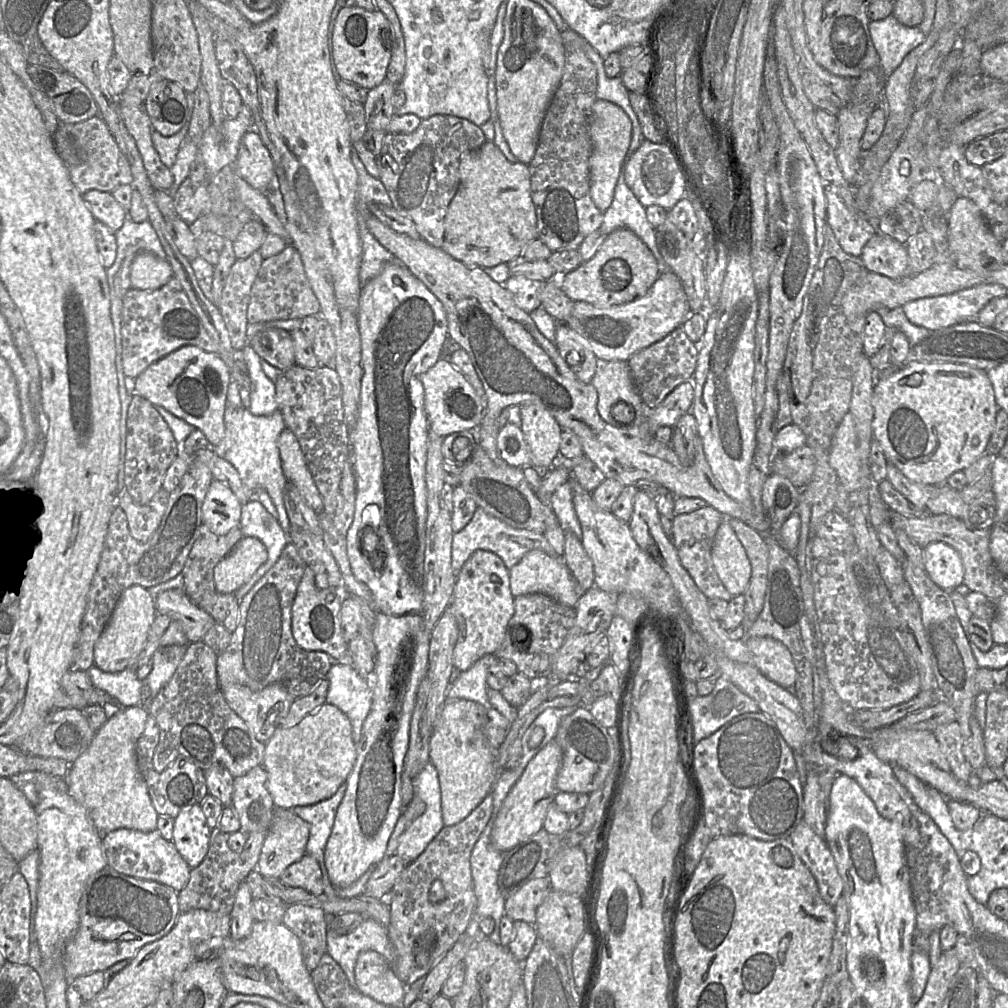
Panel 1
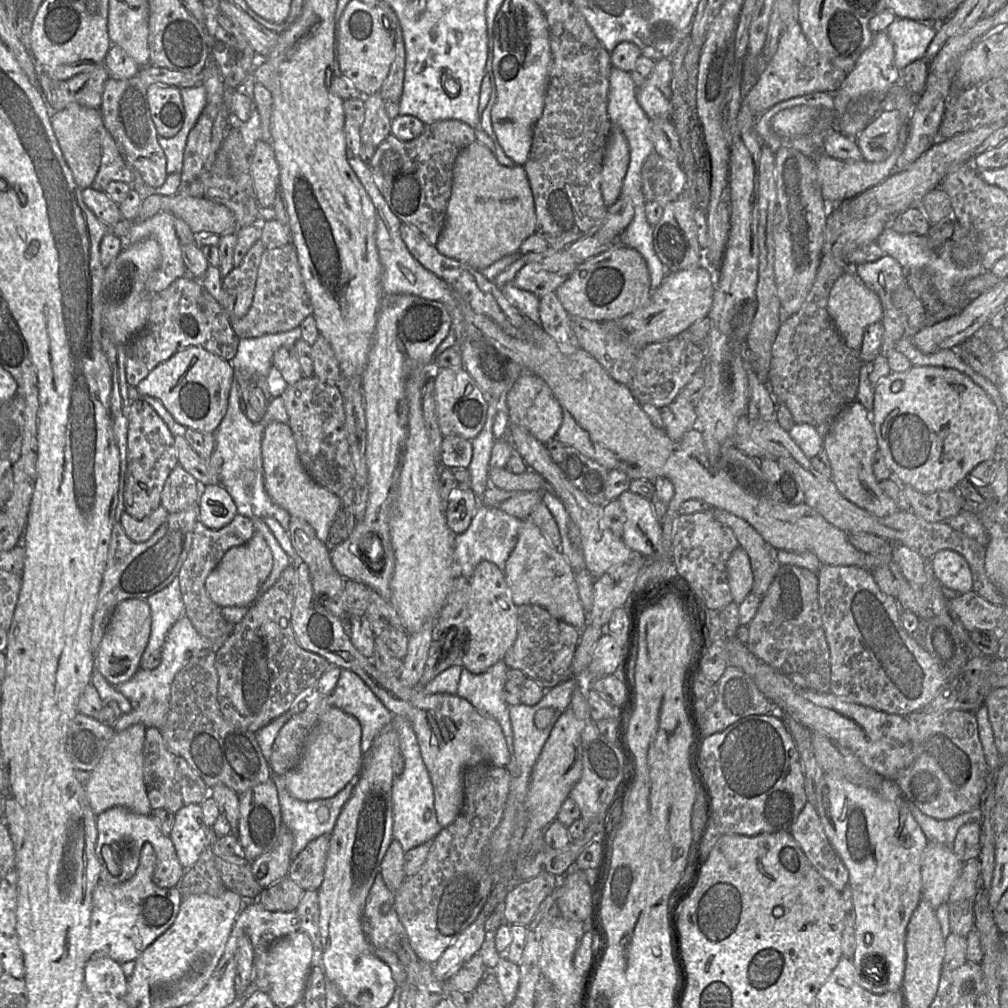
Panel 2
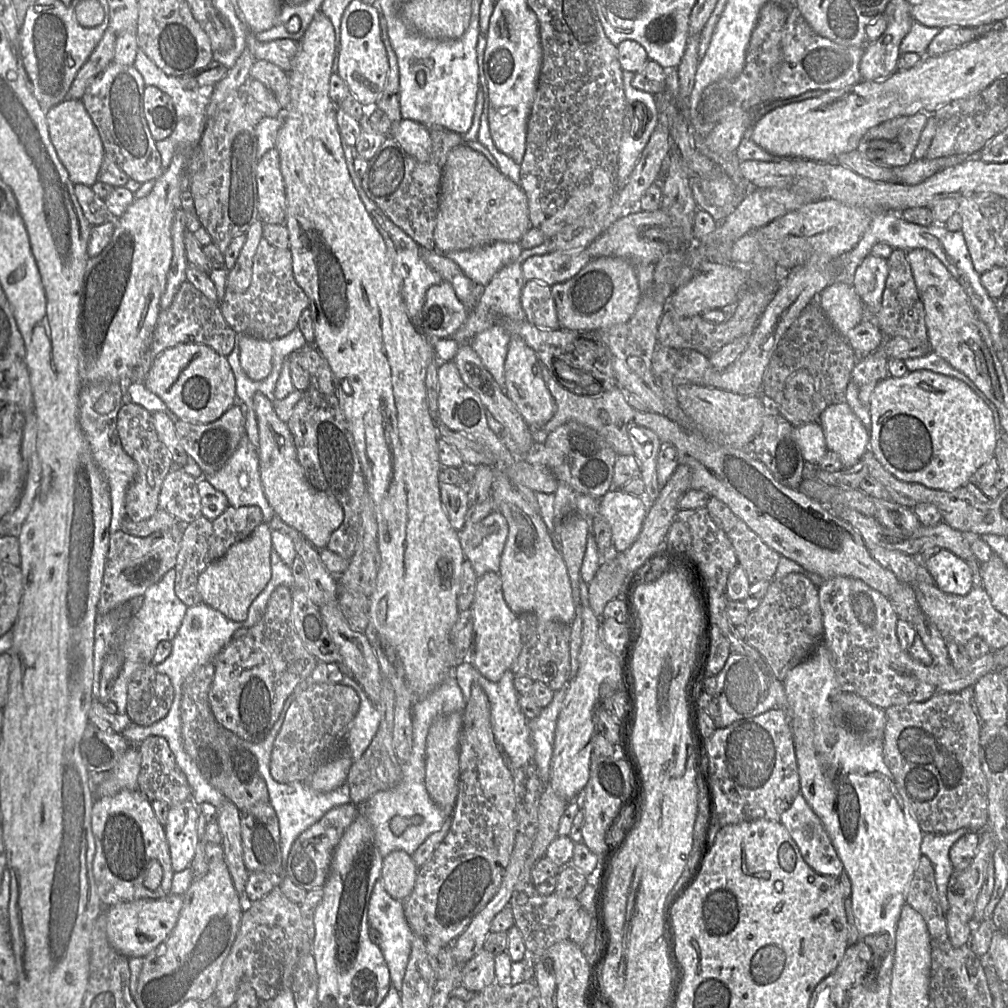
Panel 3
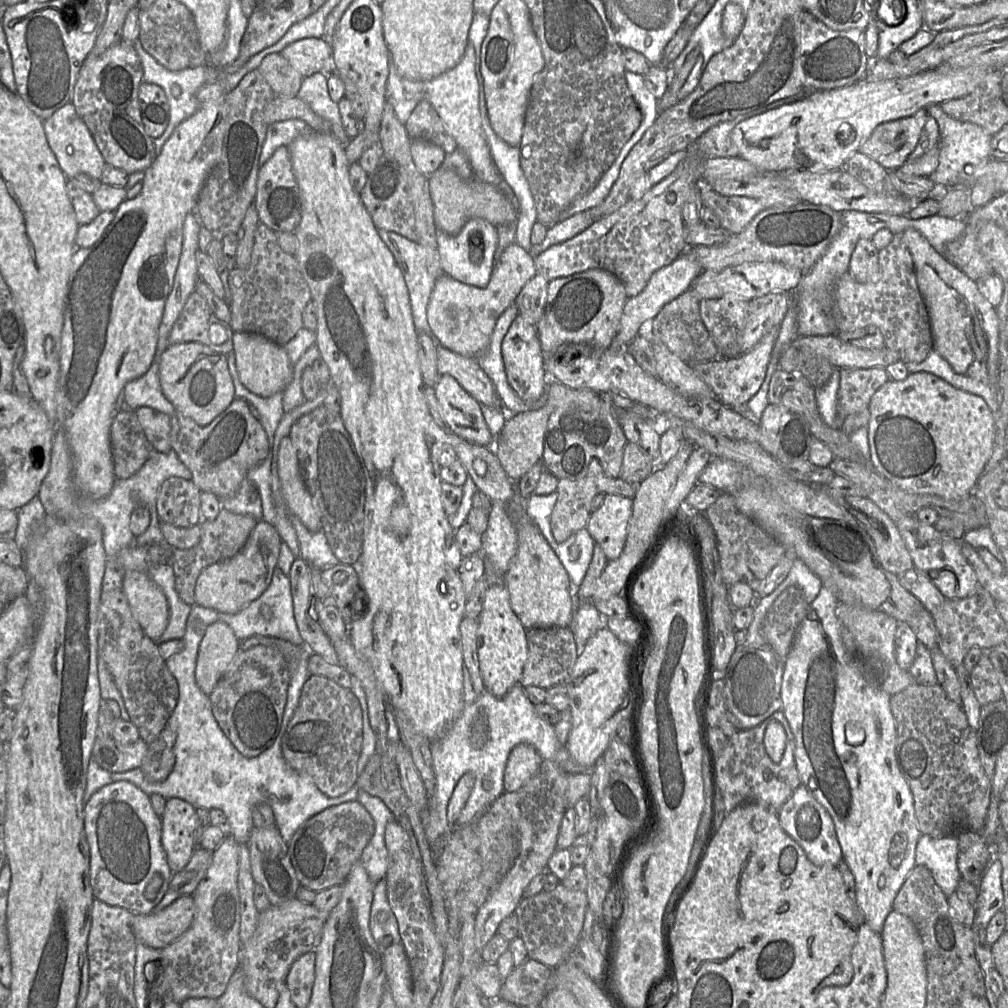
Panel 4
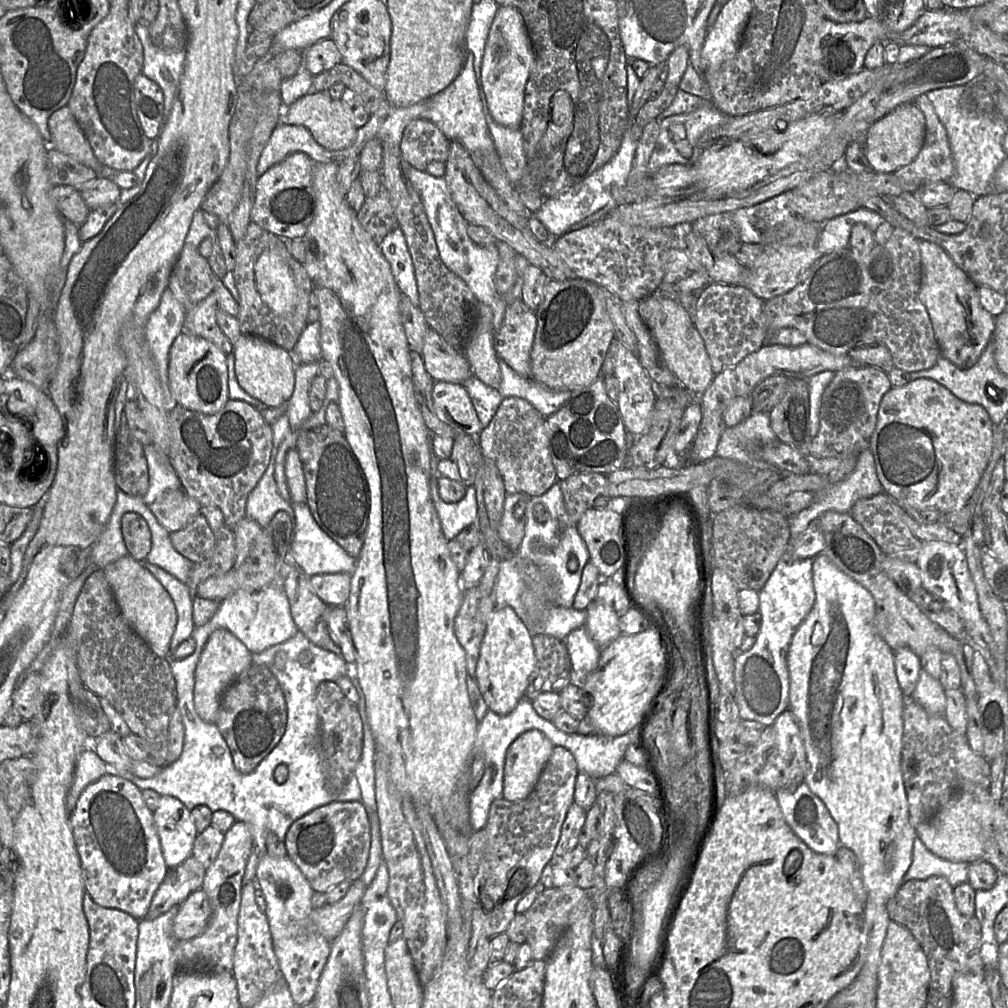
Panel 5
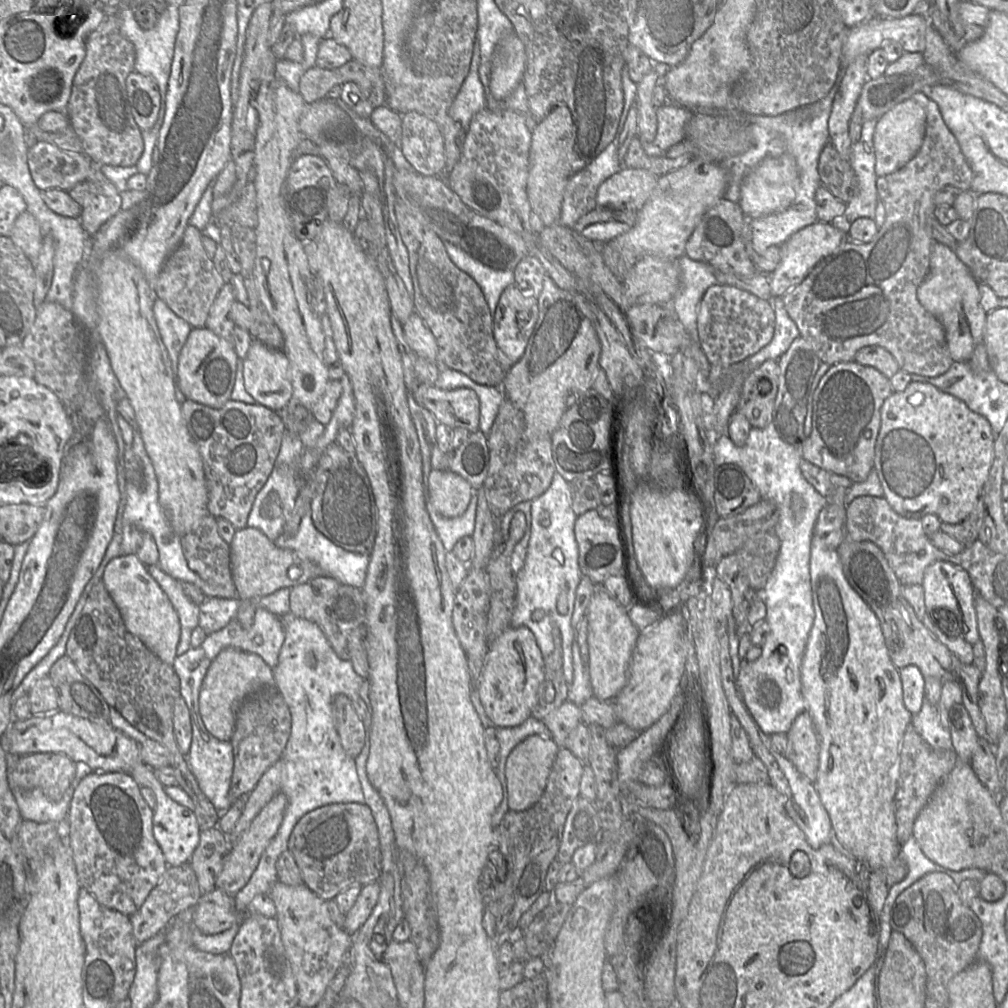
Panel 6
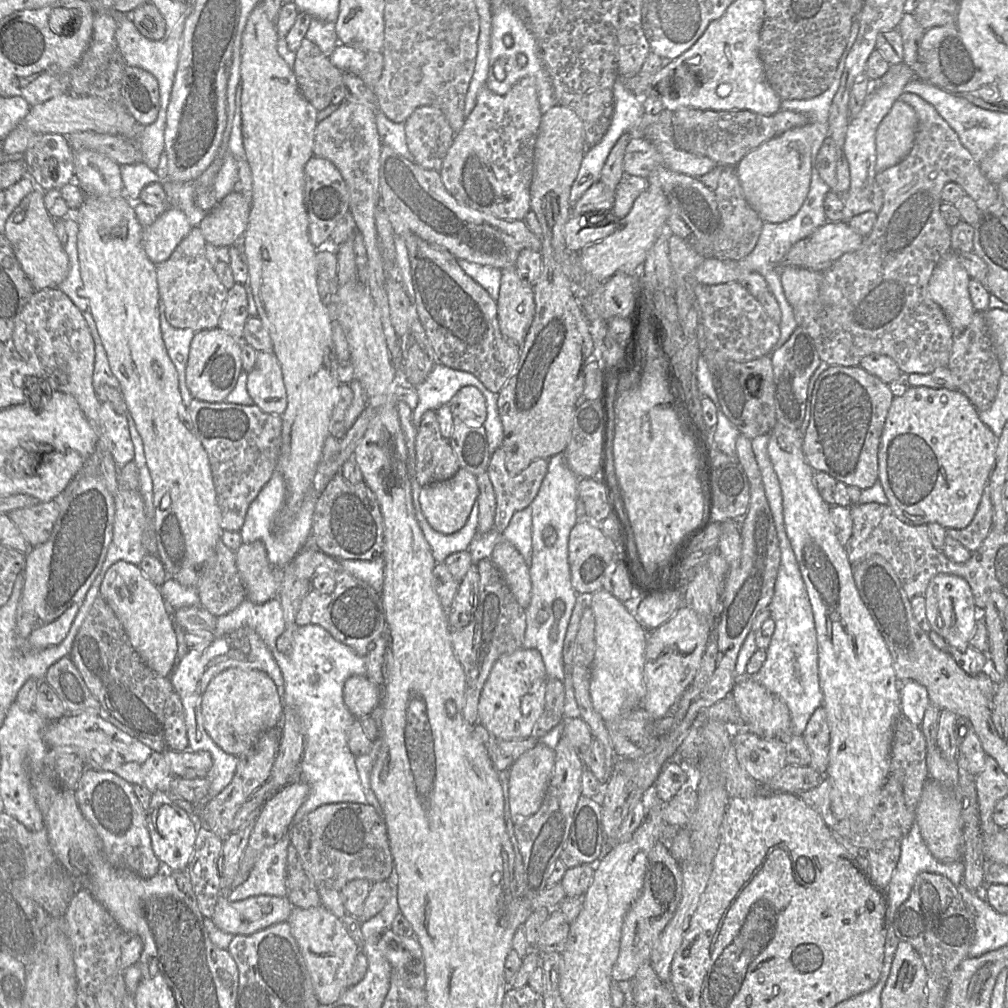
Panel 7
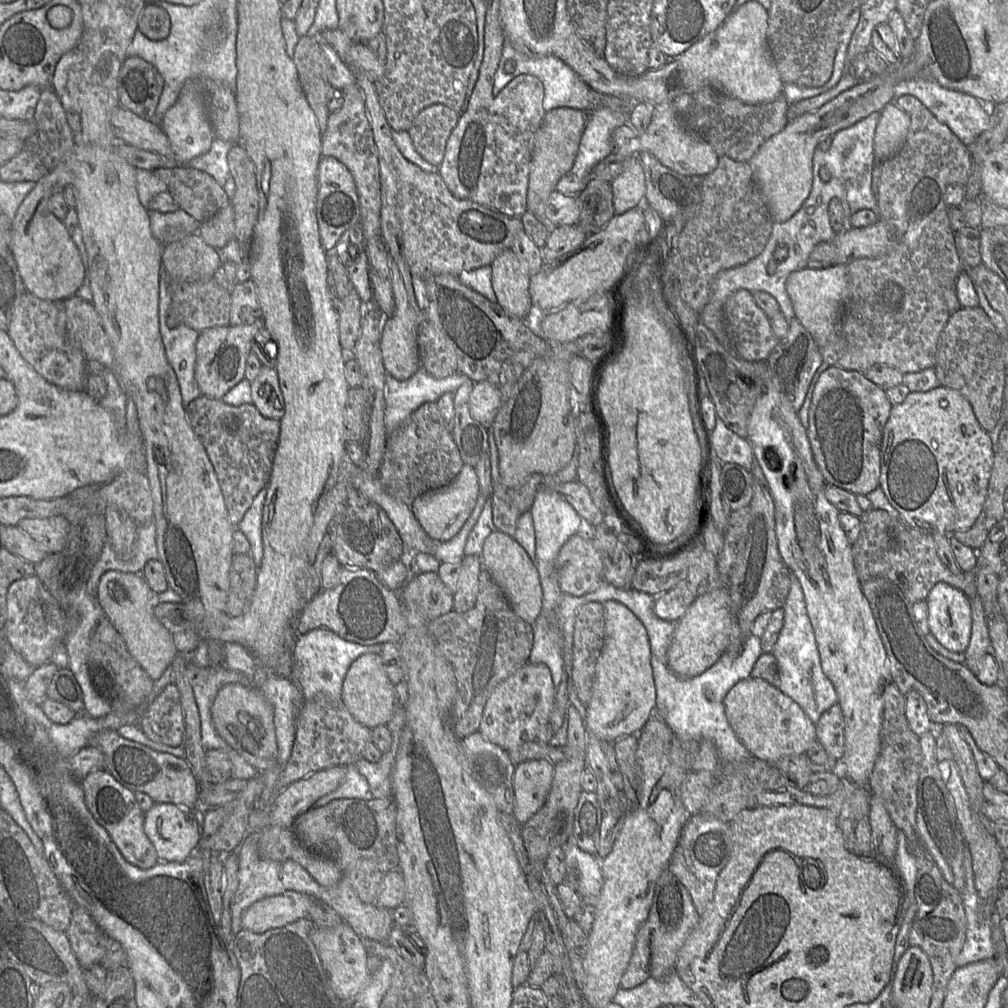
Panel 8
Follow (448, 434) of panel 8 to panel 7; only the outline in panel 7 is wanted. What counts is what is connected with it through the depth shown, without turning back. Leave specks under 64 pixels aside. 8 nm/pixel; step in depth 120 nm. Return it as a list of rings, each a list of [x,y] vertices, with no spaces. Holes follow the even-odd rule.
[[[436,411],[423,414],[415,439],[415,480],[427,486],[453,477],[460,469],[458,459],[441,432]]]

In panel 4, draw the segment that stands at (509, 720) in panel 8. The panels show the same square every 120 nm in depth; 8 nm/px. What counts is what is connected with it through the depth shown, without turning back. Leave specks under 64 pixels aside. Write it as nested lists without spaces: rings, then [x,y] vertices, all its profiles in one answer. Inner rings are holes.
[[[504,583],[489,586],[478,620],[477,653],[480,672],[485,688],[495,697],[501,698],[520,681],[528,655],[527,629],[514,613]]]

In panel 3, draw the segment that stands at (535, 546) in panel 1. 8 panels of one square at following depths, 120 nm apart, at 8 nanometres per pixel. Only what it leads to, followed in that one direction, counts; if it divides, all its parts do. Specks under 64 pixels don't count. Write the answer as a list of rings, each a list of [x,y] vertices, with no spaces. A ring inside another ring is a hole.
[[[498,511],[492,512],[478,523],[464,525],[458,532],[465,559],[470,561],[478,577],[487,572],[500,572],[508,533],[507,520]]]

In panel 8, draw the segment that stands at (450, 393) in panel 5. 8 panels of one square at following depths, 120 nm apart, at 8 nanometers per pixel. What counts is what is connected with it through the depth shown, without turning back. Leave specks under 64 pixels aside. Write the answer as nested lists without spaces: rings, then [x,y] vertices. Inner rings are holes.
[[[488,381],[475,383],[469,399],[471,416],[486,429],[493,421],[504,402],[500,390]]]

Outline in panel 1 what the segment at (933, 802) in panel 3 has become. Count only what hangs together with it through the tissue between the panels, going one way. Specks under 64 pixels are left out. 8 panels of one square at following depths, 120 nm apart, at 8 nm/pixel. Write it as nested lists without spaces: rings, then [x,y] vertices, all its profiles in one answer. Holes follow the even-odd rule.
[[[956,721],[950,722],[937,727],[933,733],[951,766],[953,774],[960,780],[969,781],[972,769],[963,752],[964,742],[960,725]]]

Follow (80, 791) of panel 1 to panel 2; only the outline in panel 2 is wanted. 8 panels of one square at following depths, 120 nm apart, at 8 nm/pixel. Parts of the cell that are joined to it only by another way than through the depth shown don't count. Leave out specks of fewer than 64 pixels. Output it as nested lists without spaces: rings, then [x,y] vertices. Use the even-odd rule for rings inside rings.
[[[134,724],[115,732],[107,745],[98,765],[90,772],[85,791],[95,816],[112,807],[123,807],[141,815],[151,815],[153,810],[143,780],[143,745],[146,727]]]

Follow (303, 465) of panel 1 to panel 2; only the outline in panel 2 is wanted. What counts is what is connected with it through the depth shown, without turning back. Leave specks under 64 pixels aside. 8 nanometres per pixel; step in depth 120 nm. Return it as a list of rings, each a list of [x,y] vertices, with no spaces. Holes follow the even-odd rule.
[[[281,422],[270,423],[263,434],[261,453],[264,488],[270,499],[292,517],[301,518],[309,523],[319,540],[326,543],[340,500],[337,495],[317,484],[305,471],[290,425]]]

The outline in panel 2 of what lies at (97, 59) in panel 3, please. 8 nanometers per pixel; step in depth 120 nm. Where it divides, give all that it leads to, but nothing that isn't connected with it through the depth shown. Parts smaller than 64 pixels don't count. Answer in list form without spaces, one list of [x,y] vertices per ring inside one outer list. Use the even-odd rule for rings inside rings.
[[[104,63],[96,64],[92,70],[67,80],[57,80],[46,73],[39,73],[40,91],[49,108],[50,117],[70,104],[99,110],[108,77]]]

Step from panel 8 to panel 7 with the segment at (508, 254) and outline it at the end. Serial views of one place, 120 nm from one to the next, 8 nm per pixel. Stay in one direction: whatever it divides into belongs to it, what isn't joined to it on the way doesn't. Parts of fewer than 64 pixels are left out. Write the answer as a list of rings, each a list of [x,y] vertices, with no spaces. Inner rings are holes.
[[[515,267],[501,270],[497,300],[498,322],[504,337],[521,345],[535,314],[533,287],[523,281]]]

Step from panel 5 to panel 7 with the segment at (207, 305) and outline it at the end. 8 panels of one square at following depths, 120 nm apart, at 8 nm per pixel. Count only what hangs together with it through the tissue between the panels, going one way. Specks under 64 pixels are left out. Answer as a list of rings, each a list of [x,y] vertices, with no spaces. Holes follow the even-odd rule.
[[[235,283],[228,289],[217,328],[236,340],[243,340],[243,329],[249,316],[245,285]]]

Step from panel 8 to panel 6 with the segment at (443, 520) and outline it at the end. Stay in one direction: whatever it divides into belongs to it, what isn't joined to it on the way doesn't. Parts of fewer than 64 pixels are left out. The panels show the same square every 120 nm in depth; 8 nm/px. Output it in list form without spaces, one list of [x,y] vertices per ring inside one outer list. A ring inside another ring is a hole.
[[[450,470],[430,471],[428,497],[434,508],[446,518],[462,515],[471,500],[473,488],[461,475]]]

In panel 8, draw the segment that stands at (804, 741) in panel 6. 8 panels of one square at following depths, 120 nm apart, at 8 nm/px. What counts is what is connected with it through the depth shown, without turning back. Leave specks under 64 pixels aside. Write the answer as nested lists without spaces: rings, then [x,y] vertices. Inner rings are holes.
[[[838,703],[827,709],[815,723],[816,739],[826,752],[840,761],[845,750],[845,722]]]

